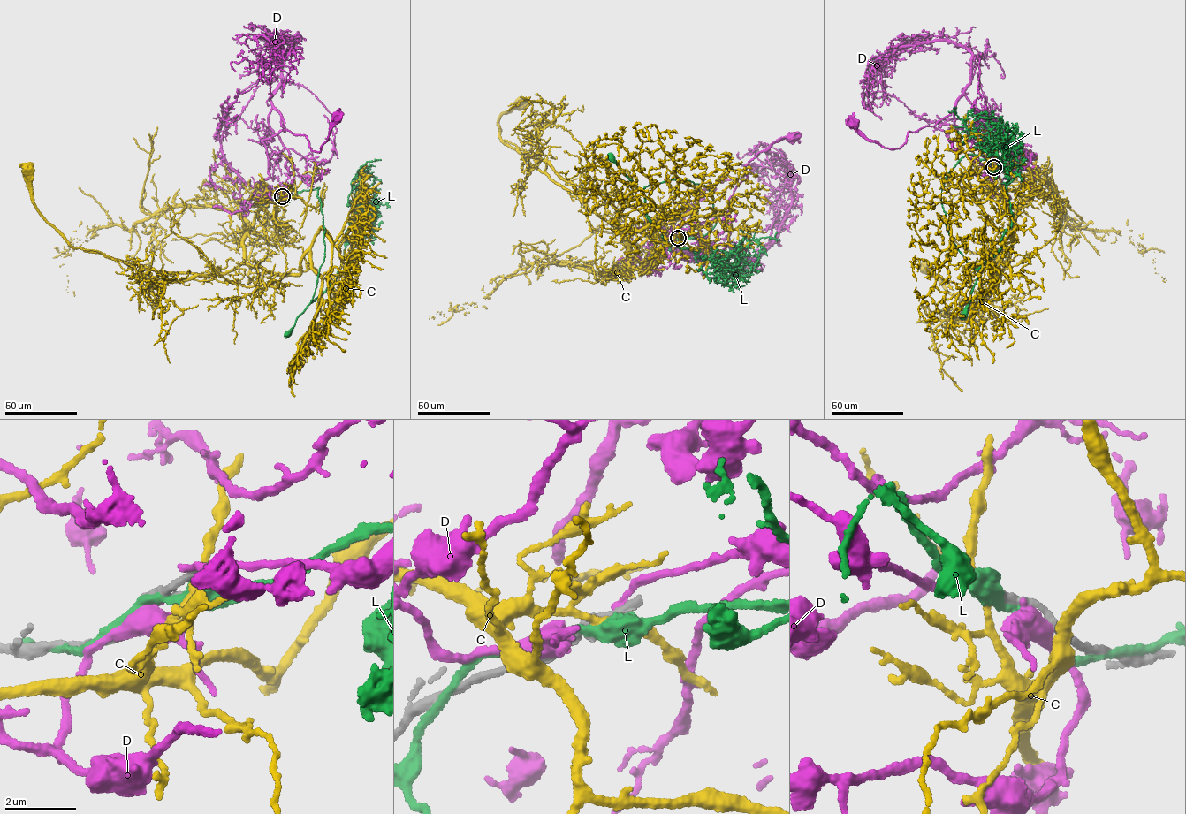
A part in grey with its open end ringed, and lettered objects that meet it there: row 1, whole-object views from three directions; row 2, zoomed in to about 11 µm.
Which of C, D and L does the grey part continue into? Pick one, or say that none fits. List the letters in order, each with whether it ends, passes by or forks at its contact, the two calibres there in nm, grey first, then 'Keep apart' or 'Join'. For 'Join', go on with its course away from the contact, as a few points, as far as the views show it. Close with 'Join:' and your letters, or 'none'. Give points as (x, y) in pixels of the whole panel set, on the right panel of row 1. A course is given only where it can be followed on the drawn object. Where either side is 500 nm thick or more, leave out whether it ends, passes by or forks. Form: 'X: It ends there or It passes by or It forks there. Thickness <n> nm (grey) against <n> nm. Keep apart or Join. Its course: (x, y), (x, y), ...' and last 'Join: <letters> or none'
C: It passes by. Thickness 180 nm (grey) against 200 nm. Keep apart
D: It ends there. Thickness 240 nm (grey) against 160 nm. Keep apart
L: It passes by. Thickness 240 nm (grey) against 480 nm. Keep apart
Join: none

